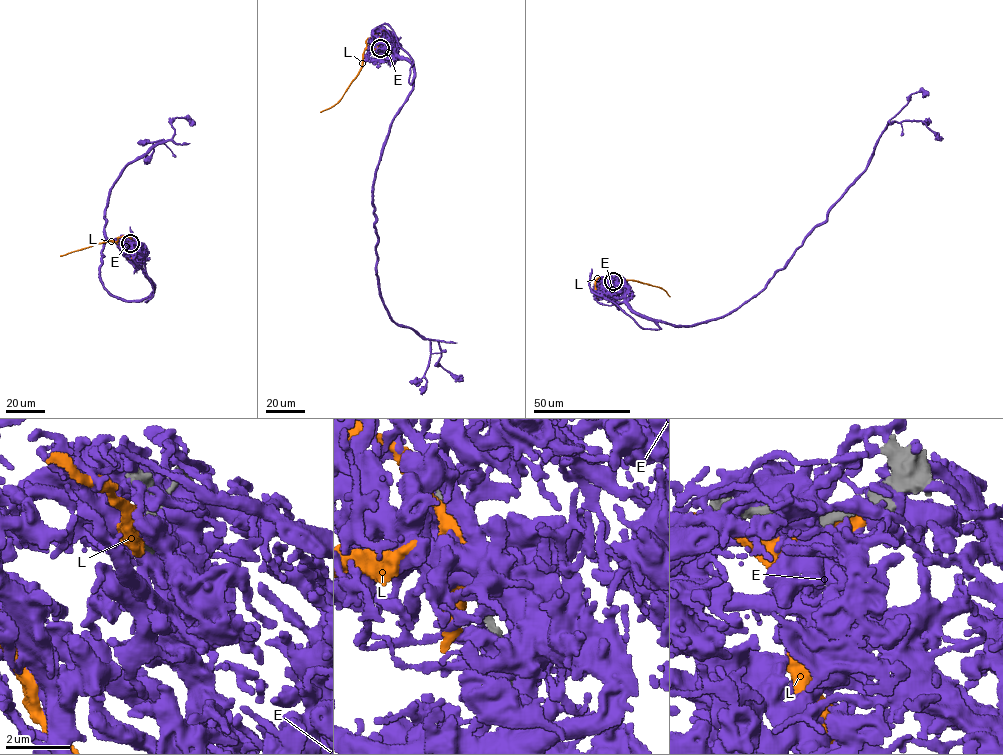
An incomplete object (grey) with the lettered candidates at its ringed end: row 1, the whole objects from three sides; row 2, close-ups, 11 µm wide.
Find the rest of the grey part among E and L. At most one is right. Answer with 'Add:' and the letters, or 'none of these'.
Add: none of these

